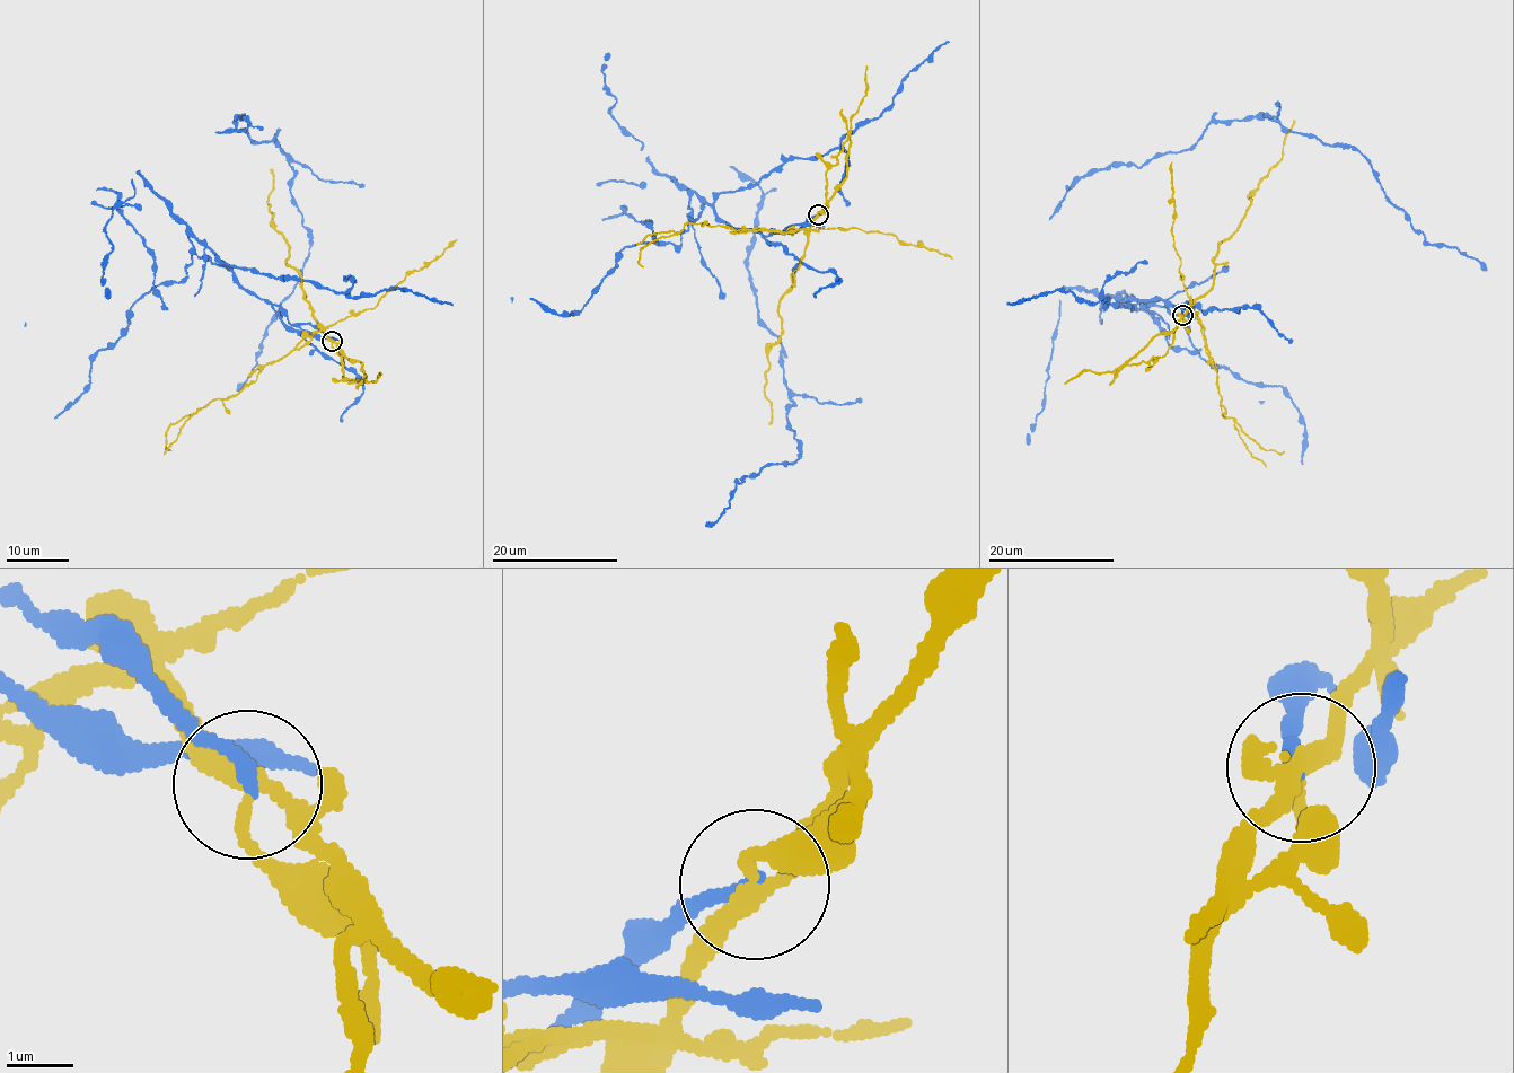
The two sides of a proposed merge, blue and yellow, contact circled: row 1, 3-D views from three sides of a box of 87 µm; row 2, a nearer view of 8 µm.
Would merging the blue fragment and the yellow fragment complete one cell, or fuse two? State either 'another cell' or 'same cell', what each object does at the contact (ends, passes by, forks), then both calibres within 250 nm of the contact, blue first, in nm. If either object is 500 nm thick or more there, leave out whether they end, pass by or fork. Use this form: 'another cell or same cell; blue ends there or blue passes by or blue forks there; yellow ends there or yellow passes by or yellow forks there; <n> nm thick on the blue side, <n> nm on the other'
another cell; blue ends there; yellow forks there; 200 nm thick on the blue side, 200 nm on the other

